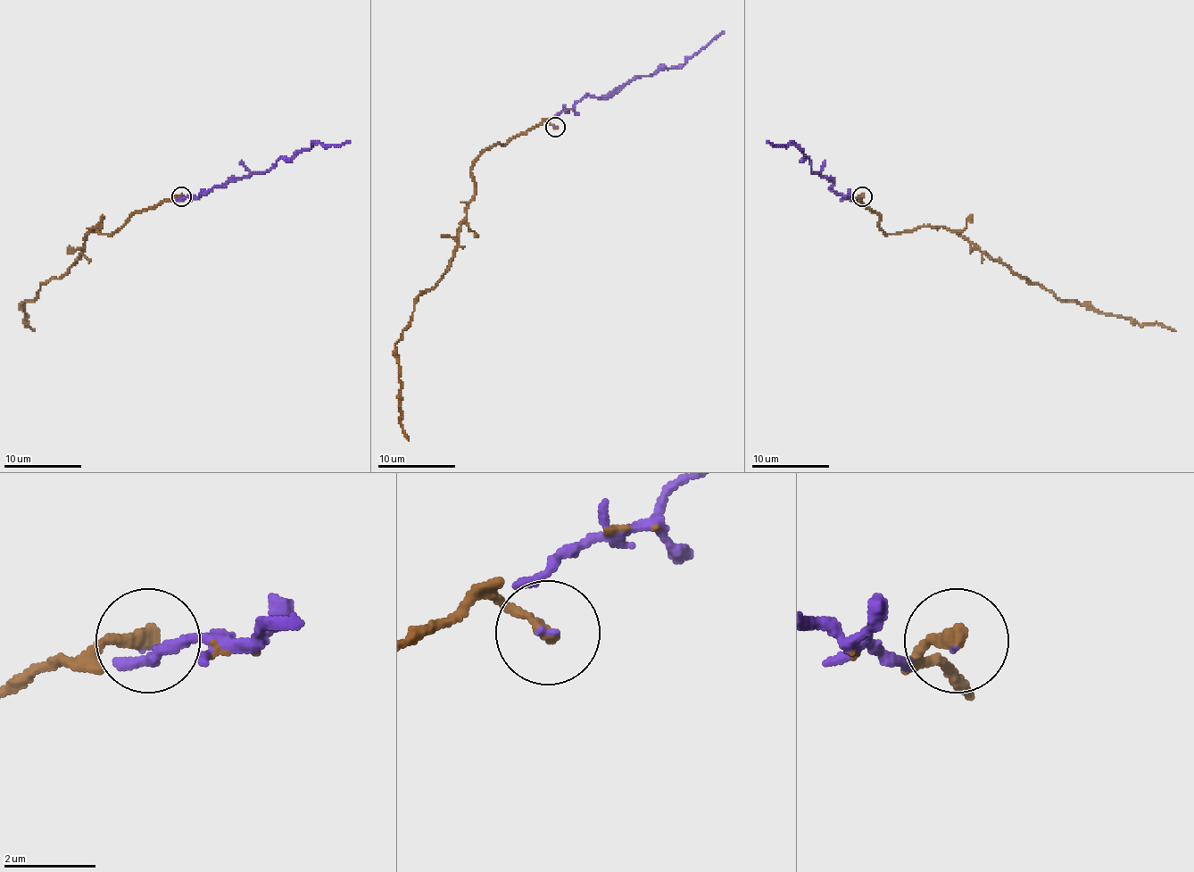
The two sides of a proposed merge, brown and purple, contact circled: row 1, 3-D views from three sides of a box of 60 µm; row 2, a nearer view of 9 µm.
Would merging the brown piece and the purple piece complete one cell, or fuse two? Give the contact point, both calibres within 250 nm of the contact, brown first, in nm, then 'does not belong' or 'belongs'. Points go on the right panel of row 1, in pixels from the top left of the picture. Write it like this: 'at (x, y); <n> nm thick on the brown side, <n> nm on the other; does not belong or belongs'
at (862, 196); 320 nm thick on the brown side, 60 nm on the other; belongs

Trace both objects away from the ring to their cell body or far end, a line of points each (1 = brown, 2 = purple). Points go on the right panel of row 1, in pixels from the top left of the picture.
1: (861, 197), (856, 199), (873, 211), (887, 234), (917, 226), (955, 230), (1055, 295), (1175, 330)
2: (861, 197), (842, 197), (831, 187), (833, 181), (813, 171), (808, 158), (791, 143), (773, 145), (766, 141)

